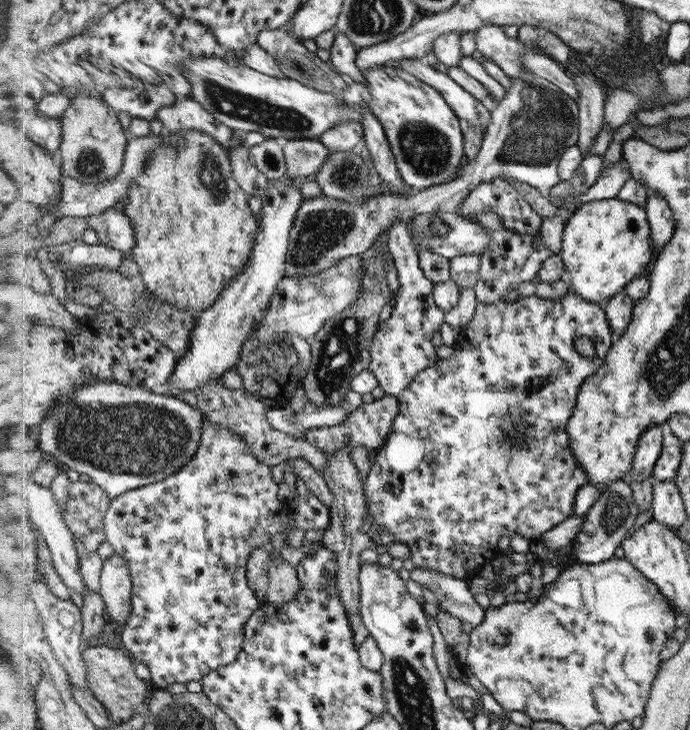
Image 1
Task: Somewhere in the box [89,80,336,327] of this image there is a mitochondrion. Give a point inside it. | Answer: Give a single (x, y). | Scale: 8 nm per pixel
(213, 175)

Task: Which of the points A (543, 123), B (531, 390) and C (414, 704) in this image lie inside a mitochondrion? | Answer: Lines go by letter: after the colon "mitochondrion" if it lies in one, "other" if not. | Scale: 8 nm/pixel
A: mitochondrion
B: mitochondrion
C: mitochondrion

